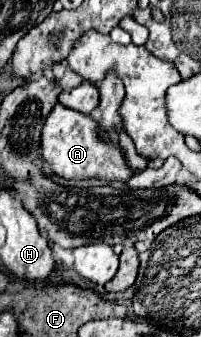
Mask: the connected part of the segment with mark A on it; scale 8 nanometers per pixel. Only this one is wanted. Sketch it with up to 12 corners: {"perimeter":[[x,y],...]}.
{"perimeter":[[60,103],[42,129],[42,157],[66,179],[128,181],[120,147],[92,117]]}

